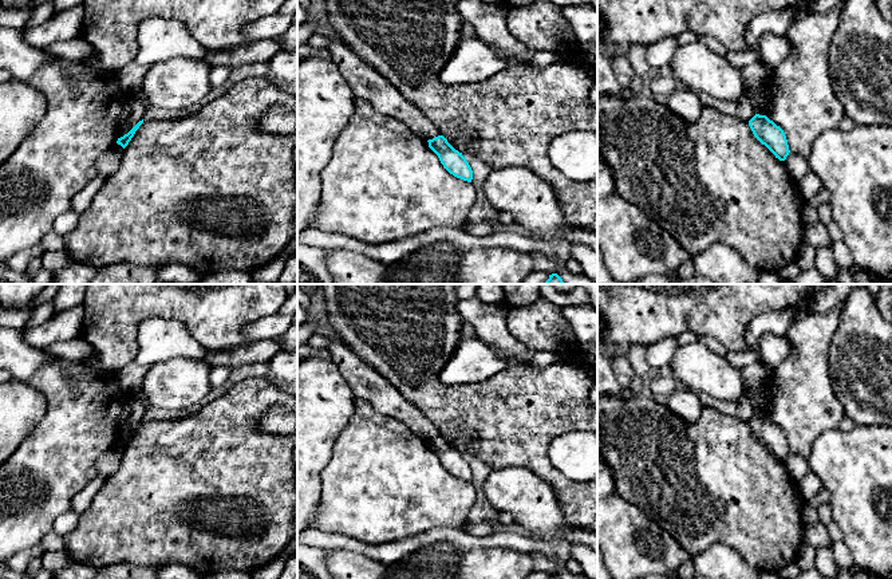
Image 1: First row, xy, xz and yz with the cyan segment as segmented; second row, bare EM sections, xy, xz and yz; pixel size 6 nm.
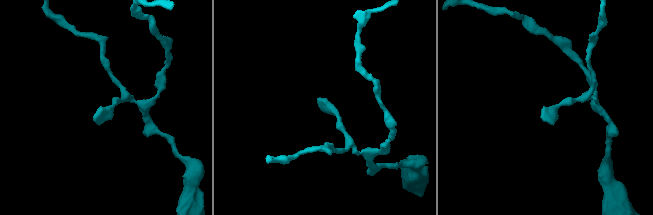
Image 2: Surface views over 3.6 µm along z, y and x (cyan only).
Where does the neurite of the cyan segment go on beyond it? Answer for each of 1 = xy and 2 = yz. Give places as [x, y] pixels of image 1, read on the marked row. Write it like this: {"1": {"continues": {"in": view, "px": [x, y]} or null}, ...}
{"1": {"continues": null}, "2": {"continues": null}}

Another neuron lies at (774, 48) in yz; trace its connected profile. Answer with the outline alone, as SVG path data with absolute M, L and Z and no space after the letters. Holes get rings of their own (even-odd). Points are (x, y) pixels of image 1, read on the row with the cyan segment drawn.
M766 32L759 39L761 60L770 68L779 66L790 54L790 43L785 35Z

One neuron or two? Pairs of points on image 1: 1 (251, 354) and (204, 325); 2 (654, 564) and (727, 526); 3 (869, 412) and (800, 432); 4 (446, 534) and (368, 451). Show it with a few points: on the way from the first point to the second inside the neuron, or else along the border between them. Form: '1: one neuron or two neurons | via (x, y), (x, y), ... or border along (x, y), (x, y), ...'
1: two neurons | border along (255, 342), (208, 351)
2: two neurons | border along (660, 528), (691, 556)
3: two neurons | border along (831, 386), (845, 414)
4: two neurons | border along (460, 528), (434, 527), (410, 538)

